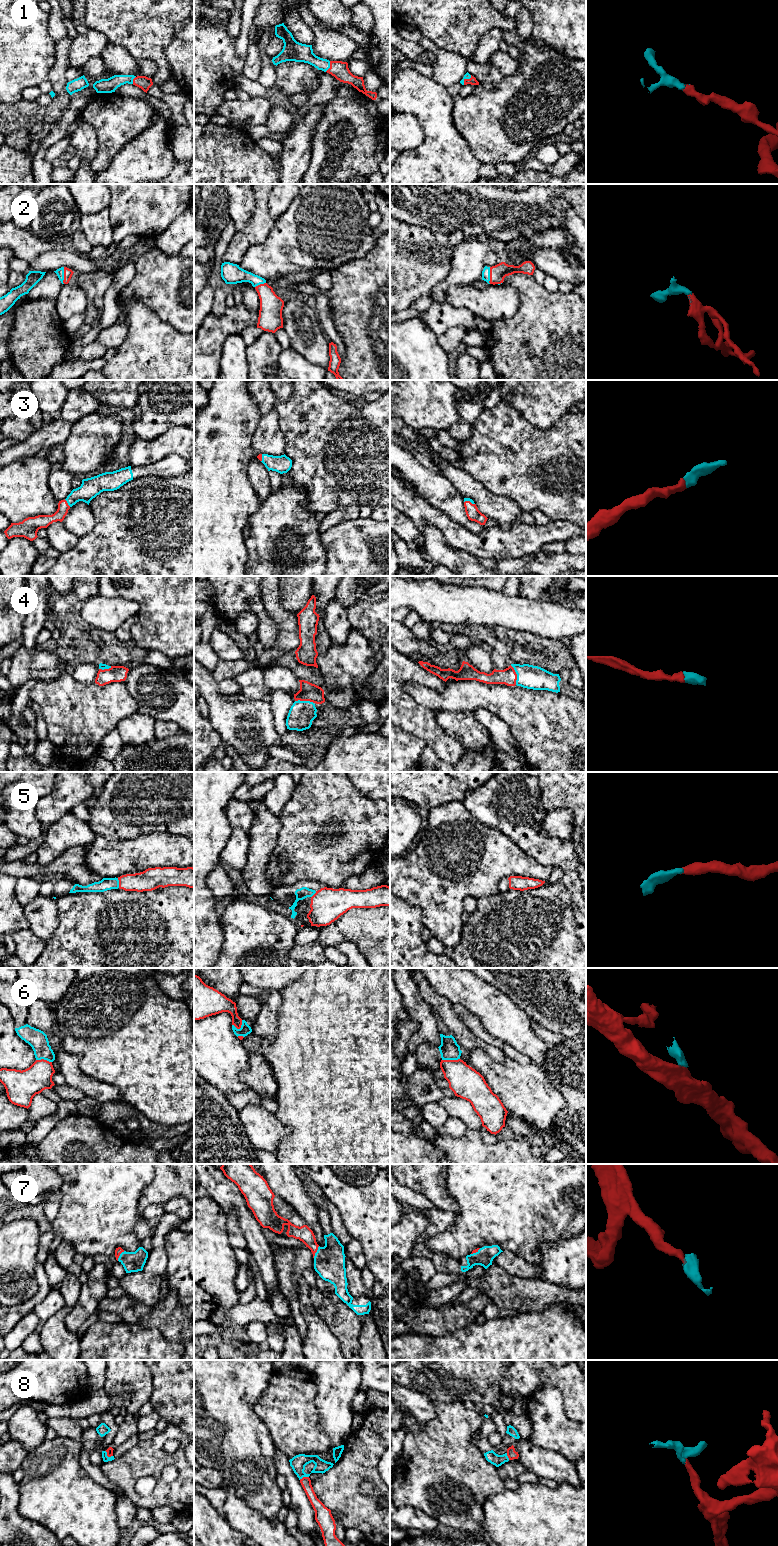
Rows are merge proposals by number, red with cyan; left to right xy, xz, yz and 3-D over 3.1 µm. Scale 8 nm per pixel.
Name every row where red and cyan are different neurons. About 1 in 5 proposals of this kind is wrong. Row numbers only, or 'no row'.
6

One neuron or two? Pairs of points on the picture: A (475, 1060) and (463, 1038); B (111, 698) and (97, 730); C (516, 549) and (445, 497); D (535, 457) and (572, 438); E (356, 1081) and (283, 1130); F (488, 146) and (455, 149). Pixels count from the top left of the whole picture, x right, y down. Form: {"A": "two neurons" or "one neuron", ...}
{"A": "two neurons", "B": "one neuron", "C": "two neurons", "D": "one neuron", "E": "two neurons", "F": "two neurons"}

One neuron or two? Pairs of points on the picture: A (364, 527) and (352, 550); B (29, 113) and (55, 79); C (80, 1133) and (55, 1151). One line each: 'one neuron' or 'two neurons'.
A: one neuron
B: one neuron
C: one neuron

